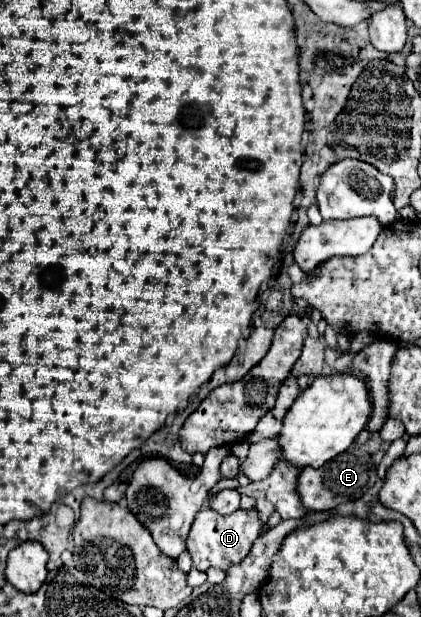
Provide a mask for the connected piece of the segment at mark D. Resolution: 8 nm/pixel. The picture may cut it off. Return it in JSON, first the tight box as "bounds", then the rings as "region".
{"bounds":[186,508,264,570],"region":[[[202,508],[194,518],[190,536],[186,540],[186,548],[198,570],[208,570],[212,566],[216,566],[220,570],[228,570],[230,566],[244,560],[244,556],[250,552],[254,540],[262,534],[262,530],[264,530],[264,526],[260,524],[254,508],[236,510],[234,514],[228,514],[228,516],[222,516],[222,514],[214,512],[212,508]]]}

